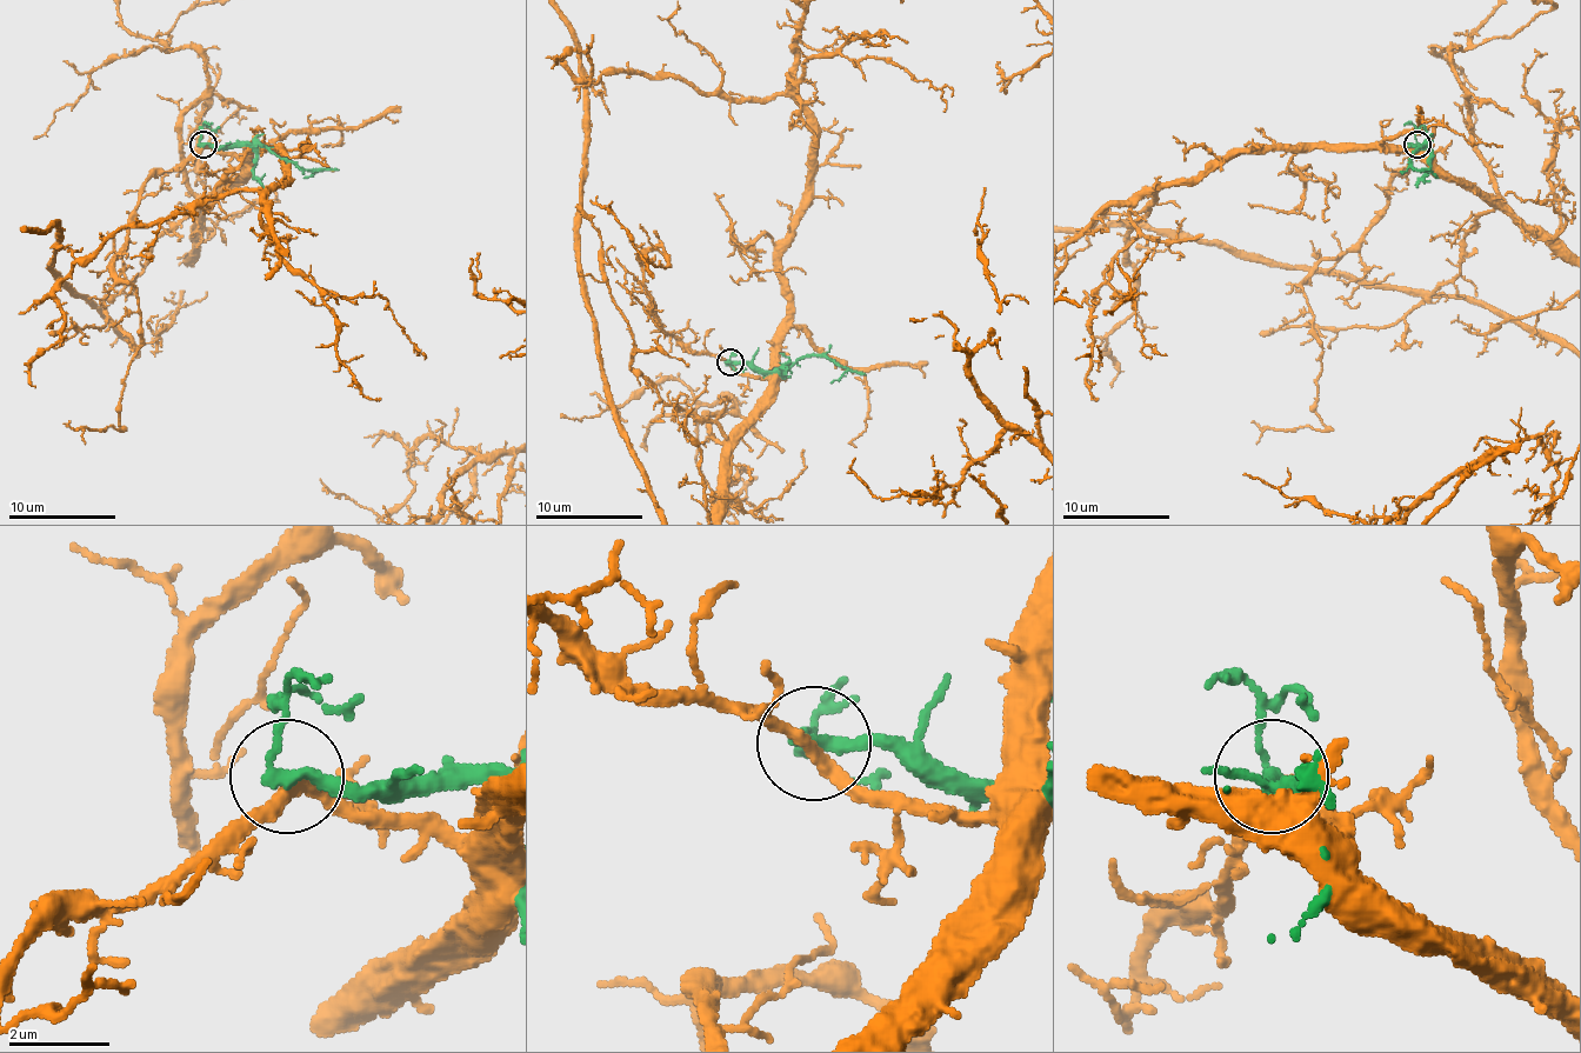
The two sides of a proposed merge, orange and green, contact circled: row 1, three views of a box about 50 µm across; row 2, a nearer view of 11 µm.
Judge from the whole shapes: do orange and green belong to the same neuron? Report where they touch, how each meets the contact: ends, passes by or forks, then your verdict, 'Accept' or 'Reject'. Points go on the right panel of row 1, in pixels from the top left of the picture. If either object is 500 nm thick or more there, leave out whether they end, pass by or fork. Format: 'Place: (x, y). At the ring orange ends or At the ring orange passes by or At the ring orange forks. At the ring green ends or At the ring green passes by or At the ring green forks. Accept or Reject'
Place: (1418, 144). At the ring orange passes by. At the ring green passes by. Reject

